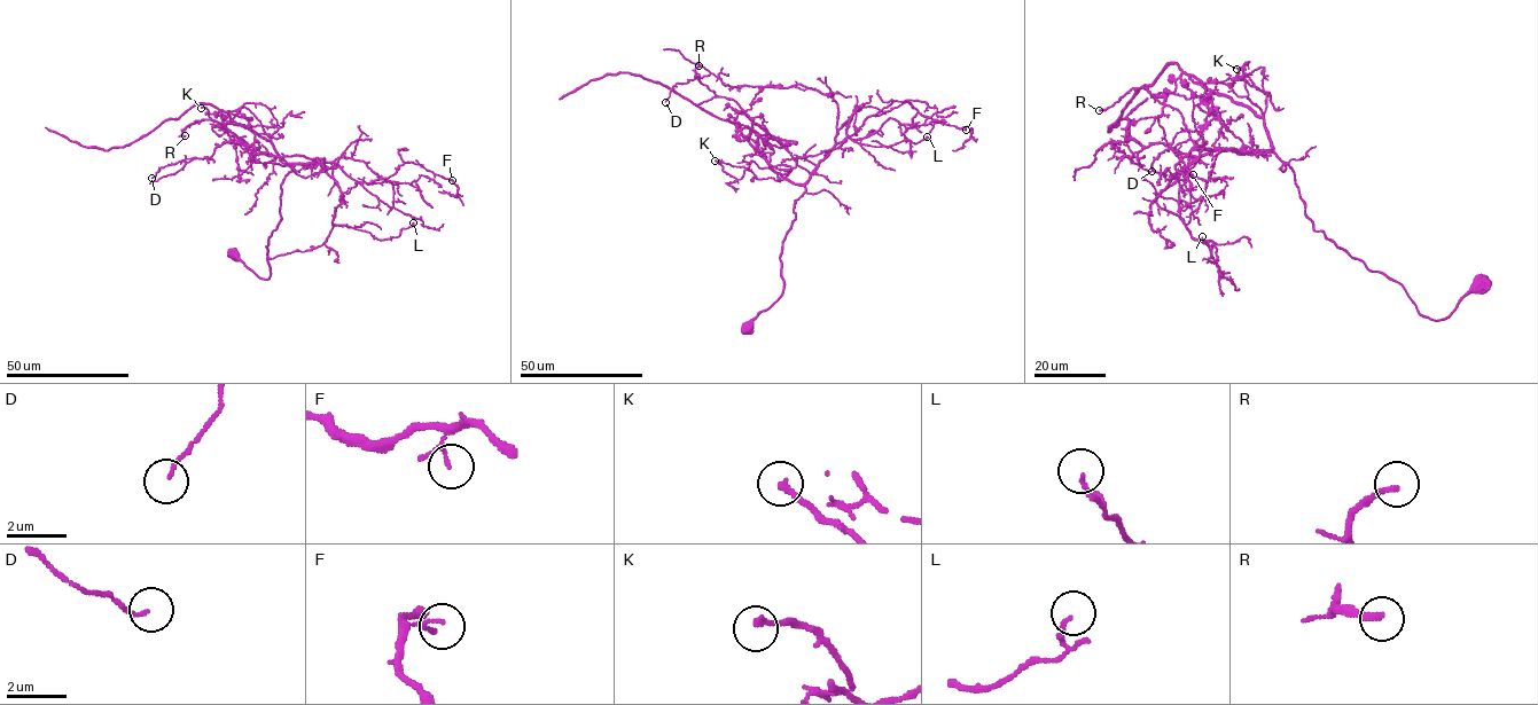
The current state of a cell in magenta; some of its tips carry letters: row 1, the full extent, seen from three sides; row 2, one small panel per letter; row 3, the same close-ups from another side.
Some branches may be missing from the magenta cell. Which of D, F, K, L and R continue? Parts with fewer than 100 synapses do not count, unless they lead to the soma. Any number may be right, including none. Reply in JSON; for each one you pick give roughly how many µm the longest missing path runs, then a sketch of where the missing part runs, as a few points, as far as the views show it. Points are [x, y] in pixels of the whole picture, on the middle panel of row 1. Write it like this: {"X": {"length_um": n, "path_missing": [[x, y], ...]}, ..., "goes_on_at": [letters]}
{"goes_on_at": []}

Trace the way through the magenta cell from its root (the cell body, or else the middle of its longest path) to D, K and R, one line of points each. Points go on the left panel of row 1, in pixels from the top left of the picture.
D: (234, 255), (270, 276), (282, 180), (291, 164), (324, 167), (324, 158), (227, 141), (151, 178)
K: (234, 255), (270, 276), (291, 166), (265, 106), (246, 102), (226, 124), (201, 108)
R: (234, 255), (270, 276), (266, 247), (296, 164), (255, 162), (211, 120), (185, 135)

